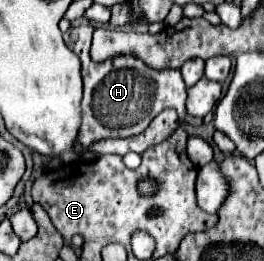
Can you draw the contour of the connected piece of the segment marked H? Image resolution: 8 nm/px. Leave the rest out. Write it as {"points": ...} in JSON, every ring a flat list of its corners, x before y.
{"points":[[77,26,69,28,63,34,65,44,79,56,83,68,83,120,77,134,77,142,81,146,87,148,103,138,129,138,141,134,149,126,149,122,165,108,175,108,179,116,193,126,203,124,203,118,187,116,185,112,187,88,179,70,165,68,157,72,155,68,149,68,143,60,137,60,133,56,115,56,113,60,93,62,89,56,93,30,95,26]]}

